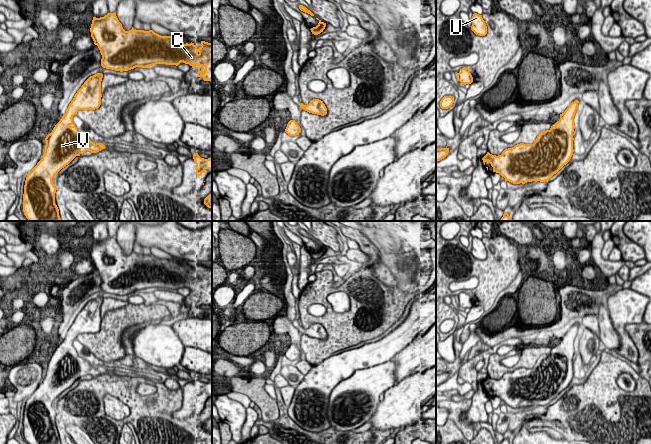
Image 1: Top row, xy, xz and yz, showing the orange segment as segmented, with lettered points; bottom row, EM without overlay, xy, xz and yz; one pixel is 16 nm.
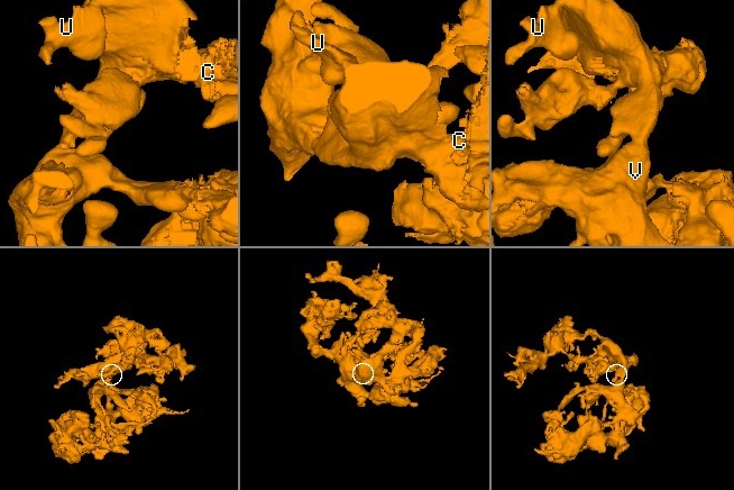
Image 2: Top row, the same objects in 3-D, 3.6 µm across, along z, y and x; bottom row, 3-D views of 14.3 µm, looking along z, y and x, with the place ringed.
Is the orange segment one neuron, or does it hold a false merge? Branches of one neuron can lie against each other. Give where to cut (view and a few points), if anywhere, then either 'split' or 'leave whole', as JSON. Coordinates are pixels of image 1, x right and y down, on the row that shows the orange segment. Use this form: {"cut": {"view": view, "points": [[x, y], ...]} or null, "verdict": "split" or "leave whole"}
{"cut": null, "verdict": "leave whole"}

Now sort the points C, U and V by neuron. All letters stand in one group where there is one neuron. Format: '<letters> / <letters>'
C U V

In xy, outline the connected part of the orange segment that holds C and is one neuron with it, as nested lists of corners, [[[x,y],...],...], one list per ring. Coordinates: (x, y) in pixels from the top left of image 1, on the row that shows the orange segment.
[[[108,13],[104,17],[93,17],[91,28],[91,37],[94,44],[98,46],[102,55],[101,66],[115,71],[128,71],[136,67],[150,67],[156,64],[176,65],[181,62],[189,64],[192,68],[197,65],[200,71],[197,77],[202,77],[204,81],[212,83],[212,43],[201,41],[198,48],[194,43],[184,43],[176,37],[161,36],[153,30],[144,31],[131,30],[125,31],[119,22],[116,13]]]

